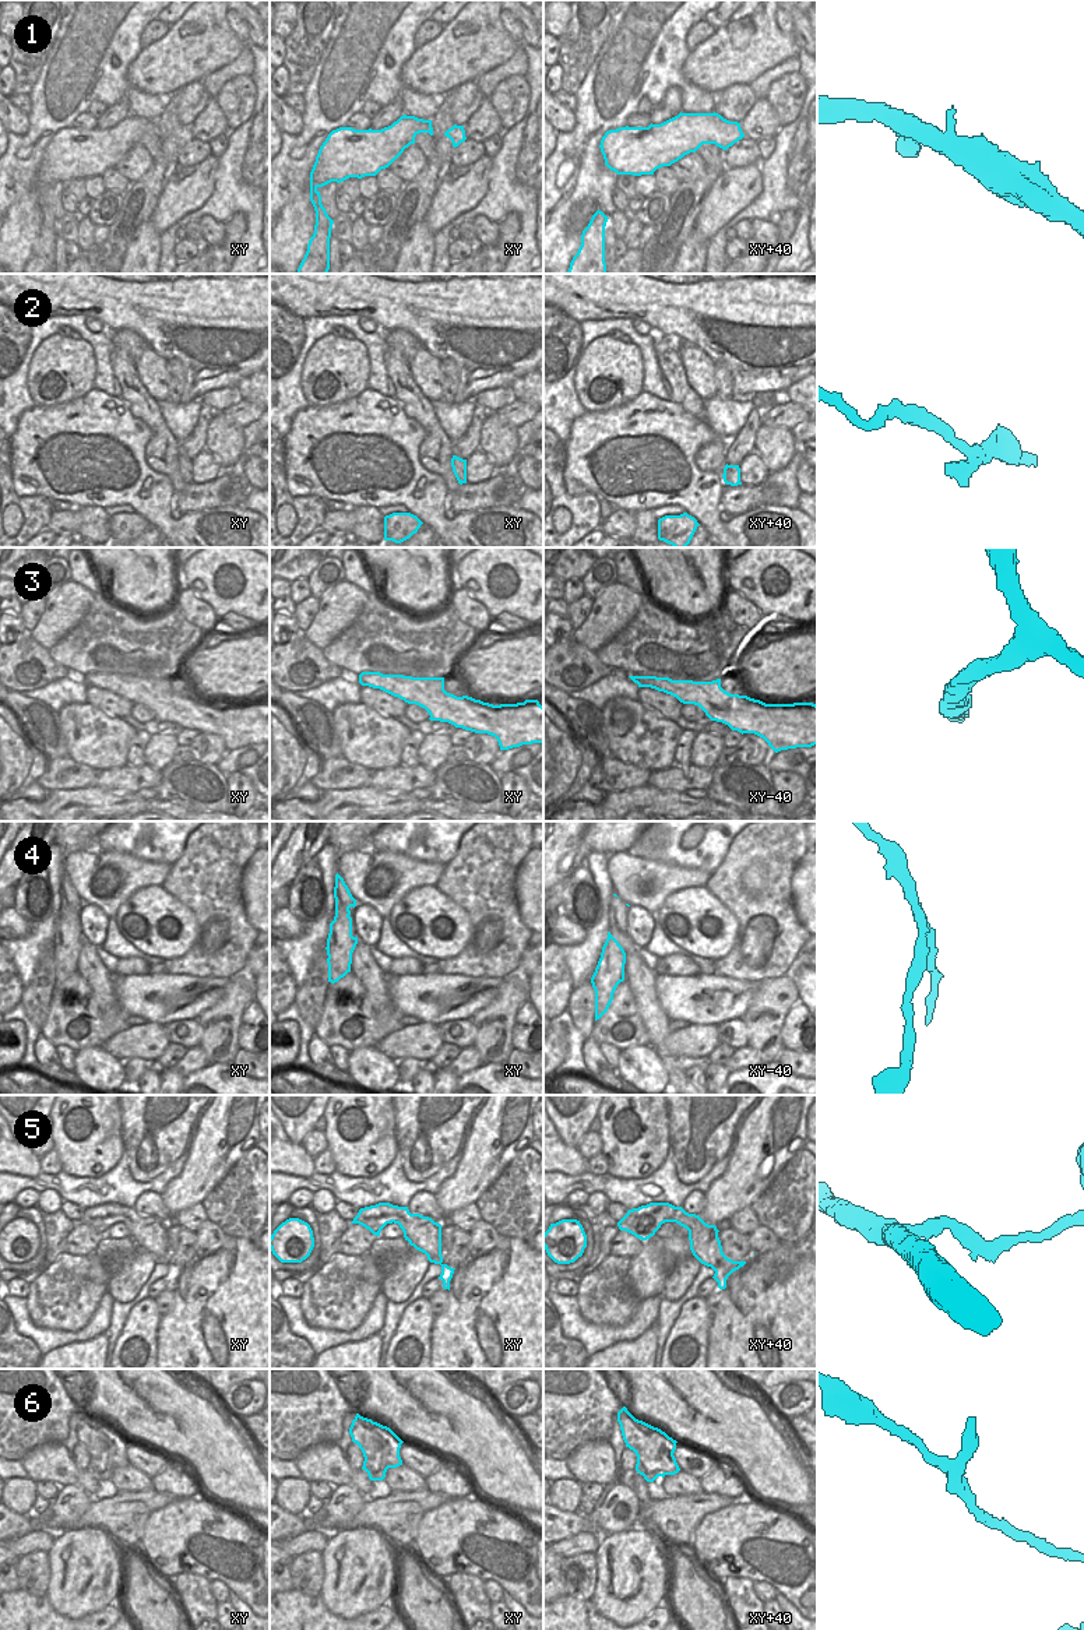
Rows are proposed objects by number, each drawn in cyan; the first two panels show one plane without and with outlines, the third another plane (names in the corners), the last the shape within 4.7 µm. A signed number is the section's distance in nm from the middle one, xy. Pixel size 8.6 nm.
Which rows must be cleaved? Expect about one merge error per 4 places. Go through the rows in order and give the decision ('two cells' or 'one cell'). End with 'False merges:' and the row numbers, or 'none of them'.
1: one cell
2: one cell
3: one cell
4: two cells
5: one cell
6: one cell
False merges: 4

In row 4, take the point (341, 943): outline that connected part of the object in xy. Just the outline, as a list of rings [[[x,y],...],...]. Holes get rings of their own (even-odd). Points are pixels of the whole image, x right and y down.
[[[335,898],[335,916],[330,923],[327,939],[328,982],[335,983],[351,972],[352,953],[358,944],[358,937],[352,936],[351,911],[345,909],[341,898]]]

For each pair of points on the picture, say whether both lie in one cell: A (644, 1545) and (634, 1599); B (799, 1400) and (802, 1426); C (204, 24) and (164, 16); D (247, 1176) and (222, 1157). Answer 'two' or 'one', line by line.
A: one
B: two
C: two
D: two

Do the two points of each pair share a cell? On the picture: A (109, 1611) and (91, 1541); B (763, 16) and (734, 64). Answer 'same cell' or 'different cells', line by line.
A: different cells
B: same cell

